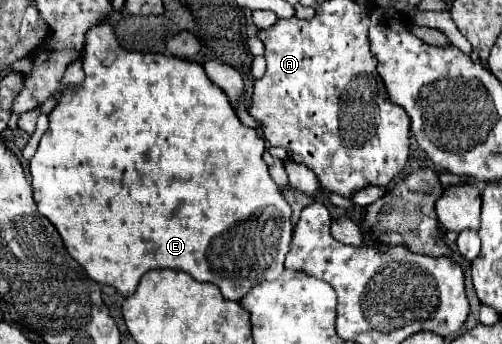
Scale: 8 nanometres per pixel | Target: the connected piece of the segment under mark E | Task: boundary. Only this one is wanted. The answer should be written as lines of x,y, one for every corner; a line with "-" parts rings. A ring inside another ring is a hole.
105,22
88,30
84,48
86,78
80,86
64,92
56,108
48,114
48,130
42,134
38,150
30,160
32,190
38,212
56,226
68,254
88,272
88,276
98,284
114,286
122,296
132,296
142,274
146,274
148,270
172,268
188,272
198,282
210,282
218,286
226,300
240,300
240,296
248,294
248,288
254,288
256,284
266,280
276,280
276,276
280,276
280,272
284,270
284,258
290,252
292,212
282,196
282,190
270,178
266,162
262,160
264,138
238,120
224,92
208,80
204,68
198,62
166,54
128,52
116,42
113,29
109,22

